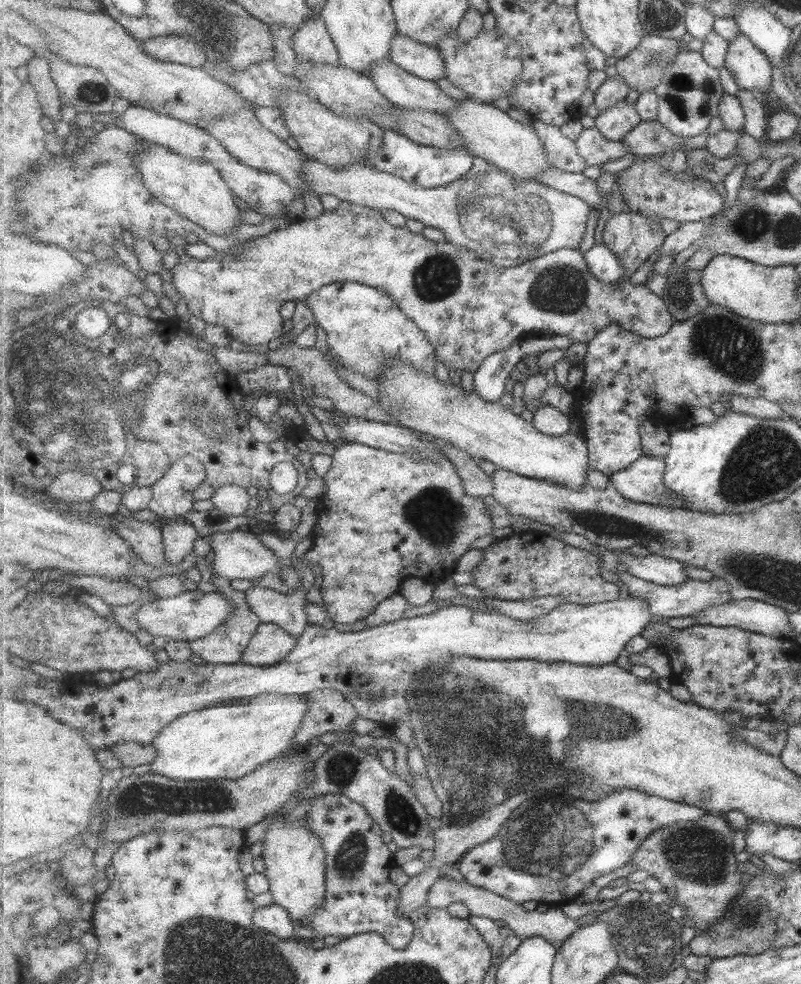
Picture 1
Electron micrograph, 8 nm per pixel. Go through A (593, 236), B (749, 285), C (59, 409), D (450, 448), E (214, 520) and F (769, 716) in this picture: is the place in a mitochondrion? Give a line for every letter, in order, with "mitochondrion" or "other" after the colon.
A: other
B: other
C: mitochondrion
D: other
E: other
F: other

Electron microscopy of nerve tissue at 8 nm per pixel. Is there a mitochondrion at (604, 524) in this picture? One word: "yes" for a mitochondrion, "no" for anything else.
yes

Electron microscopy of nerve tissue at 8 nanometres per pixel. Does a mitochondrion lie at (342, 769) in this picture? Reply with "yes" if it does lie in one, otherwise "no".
yes

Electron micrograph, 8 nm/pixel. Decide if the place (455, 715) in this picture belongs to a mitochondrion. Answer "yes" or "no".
yes

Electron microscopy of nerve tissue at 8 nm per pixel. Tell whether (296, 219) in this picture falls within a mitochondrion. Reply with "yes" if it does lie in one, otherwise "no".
no

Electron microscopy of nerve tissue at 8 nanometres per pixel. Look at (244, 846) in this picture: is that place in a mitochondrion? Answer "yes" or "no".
no

